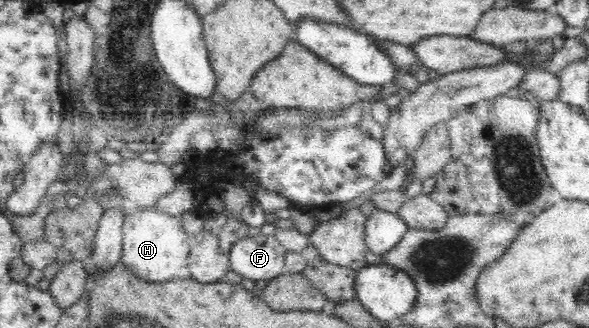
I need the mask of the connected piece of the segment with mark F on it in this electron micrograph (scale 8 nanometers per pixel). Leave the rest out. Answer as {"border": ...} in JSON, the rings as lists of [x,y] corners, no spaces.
{"border":[[[262,233],[246,236],[232,245],[229,251],[229,269],[242,277],[270,281],[285,272],[287,251],[274,236]]]}

